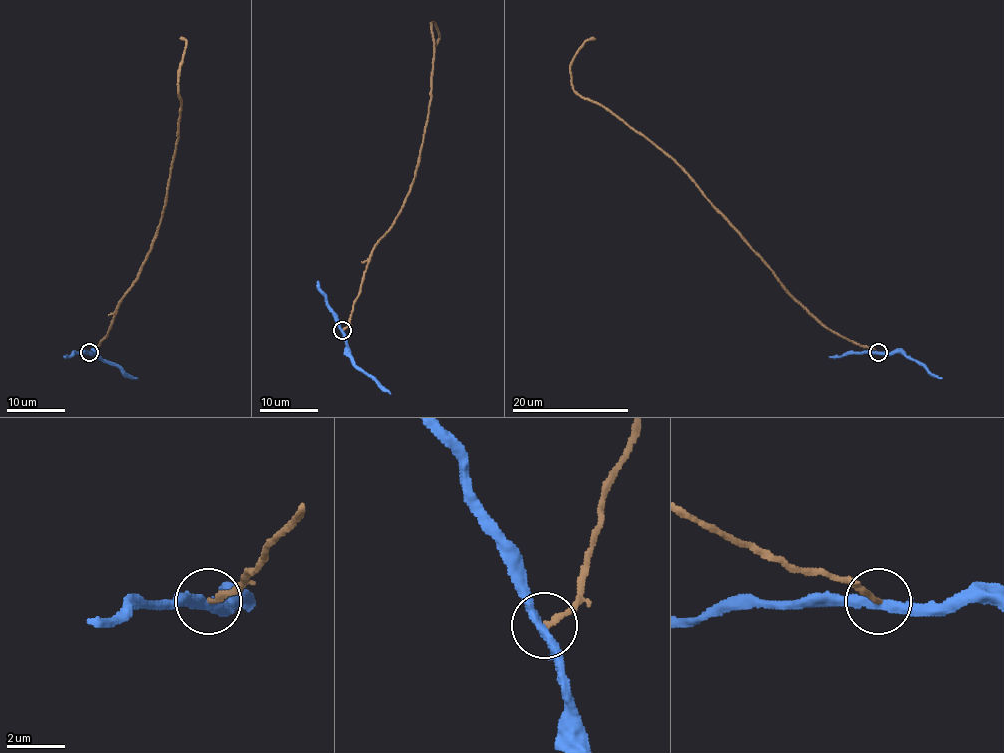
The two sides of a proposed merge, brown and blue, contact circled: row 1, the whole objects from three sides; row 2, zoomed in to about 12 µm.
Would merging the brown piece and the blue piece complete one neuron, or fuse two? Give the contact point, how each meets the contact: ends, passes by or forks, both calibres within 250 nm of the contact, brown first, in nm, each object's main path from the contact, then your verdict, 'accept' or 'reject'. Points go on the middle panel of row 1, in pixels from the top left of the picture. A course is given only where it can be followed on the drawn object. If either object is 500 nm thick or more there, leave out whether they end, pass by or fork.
place (342, 330); brown ends; blue passes by; calibres 170 and 320 nm; course brown (342, 330), (359, 294), (371, 250), (390, 230), (413, 183), (431, 99), (432, 22), (438, 38), (432, 47); course blue (342, 330), (348, 356), (390, 394); reject

